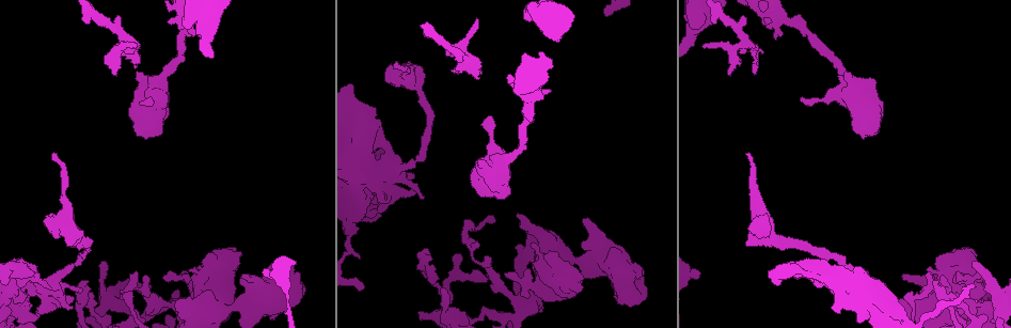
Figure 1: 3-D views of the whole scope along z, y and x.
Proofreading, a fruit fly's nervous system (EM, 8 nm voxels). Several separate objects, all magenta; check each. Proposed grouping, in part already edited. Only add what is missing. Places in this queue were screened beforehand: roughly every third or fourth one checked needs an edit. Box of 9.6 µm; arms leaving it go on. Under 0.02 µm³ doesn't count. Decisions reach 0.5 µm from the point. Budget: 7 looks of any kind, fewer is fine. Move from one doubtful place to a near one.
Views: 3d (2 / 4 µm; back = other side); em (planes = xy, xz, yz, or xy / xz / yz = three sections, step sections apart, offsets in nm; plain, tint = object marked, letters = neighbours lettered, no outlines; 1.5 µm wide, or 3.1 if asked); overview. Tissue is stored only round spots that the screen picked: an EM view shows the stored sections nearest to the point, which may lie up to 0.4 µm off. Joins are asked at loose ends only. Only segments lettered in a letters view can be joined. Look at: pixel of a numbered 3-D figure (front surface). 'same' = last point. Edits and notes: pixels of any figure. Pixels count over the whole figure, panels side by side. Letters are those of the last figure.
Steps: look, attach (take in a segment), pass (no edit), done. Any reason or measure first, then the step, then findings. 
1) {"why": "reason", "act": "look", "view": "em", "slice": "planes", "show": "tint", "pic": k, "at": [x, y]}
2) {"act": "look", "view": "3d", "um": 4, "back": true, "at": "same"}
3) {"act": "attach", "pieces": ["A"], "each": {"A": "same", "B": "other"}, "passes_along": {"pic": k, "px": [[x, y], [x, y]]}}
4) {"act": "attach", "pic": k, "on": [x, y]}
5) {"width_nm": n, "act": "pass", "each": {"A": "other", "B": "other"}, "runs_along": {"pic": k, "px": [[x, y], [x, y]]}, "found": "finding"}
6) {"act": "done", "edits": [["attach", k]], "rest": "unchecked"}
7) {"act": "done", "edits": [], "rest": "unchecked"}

{"why": "an open end", "act": "look", "view": "3d", "um": 2, "pic": 1, "at": [146, 99]}

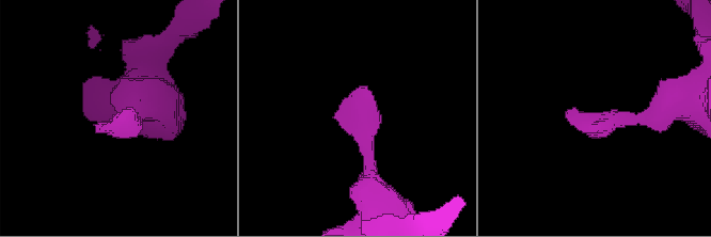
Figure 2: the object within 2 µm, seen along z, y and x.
{"why": "now the EM", "act": "look", "view": "em", "slice": "planes", "show": "tint", "pic": 2, "at": [362, 85]}

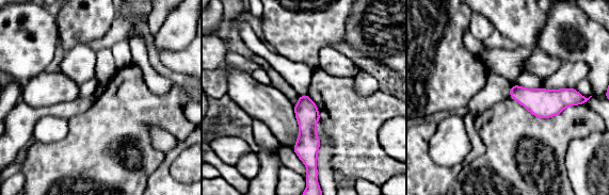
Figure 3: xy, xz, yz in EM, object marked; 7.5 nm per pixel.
{"why": "what lies round it", "act": "look", "view": "em", "slice": "planes", "show": "letters", "at": "same"}

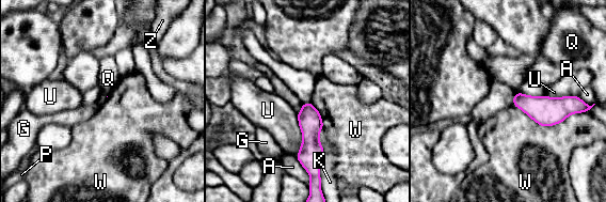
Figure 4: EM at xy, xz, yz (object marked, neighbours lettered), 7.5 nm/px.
{"act": "pass", "each": {"A": "other", "G": "other", "K": "other", "P": "other", "Q": "other", "U": "other", "W": "other", "Z": "other"}, "found": "none of them fits"}

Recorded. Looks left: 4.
{"act": "look", "view": "3d", "um": 4, "pic": 1, "at": [301, 290]}

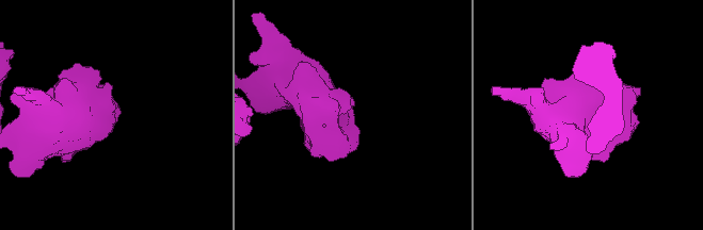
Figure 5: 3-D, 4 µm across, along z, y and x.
{"why": "shape alone is not enough", "act": "look", "view": "em", "slice": "planes", "show": "letters", "pic": 5, "at": [353, 111]}

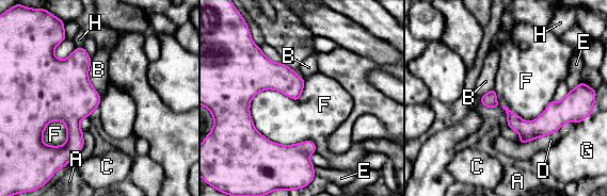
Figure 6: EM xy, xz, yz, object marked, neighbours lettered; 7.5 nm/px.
{"act": "pass", "each": {"A": "other", "B": "other", "C": "other", "D": "other", "E": "other", "F": "other", "G": "other", "H": "other"}, "found": "no lettered segment goes on from it"}

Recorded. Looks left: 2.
{"why": "branch stops here", "act": "look", "view": "em", "slice": "yz", "step": 8, "show": "letters", "pic": 1, "at": [396, 62]}

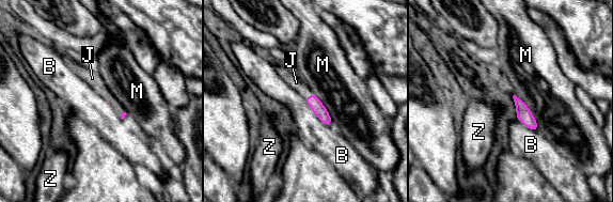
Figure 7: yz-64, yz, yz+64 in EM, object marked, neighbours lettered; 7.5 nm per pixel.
{"why": "cut it another way", "act": "look", "view": "em", "slice": "planes", "show": "letters", "at": "same"}

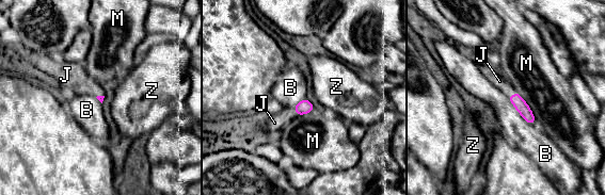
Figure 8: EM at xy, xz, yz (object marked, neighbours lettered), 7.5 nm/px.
{"longest_contact_nm": ["B", 280], "act": "attach", "pieces": ["J"], "each": {"B": "other", "J": "same", "M": "other", "Z": "other"}, "found": "the cell continues"}

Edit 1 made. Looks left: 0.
{"act": "done", "edits": [["attach", 8]], "rest": "unchecked"}

